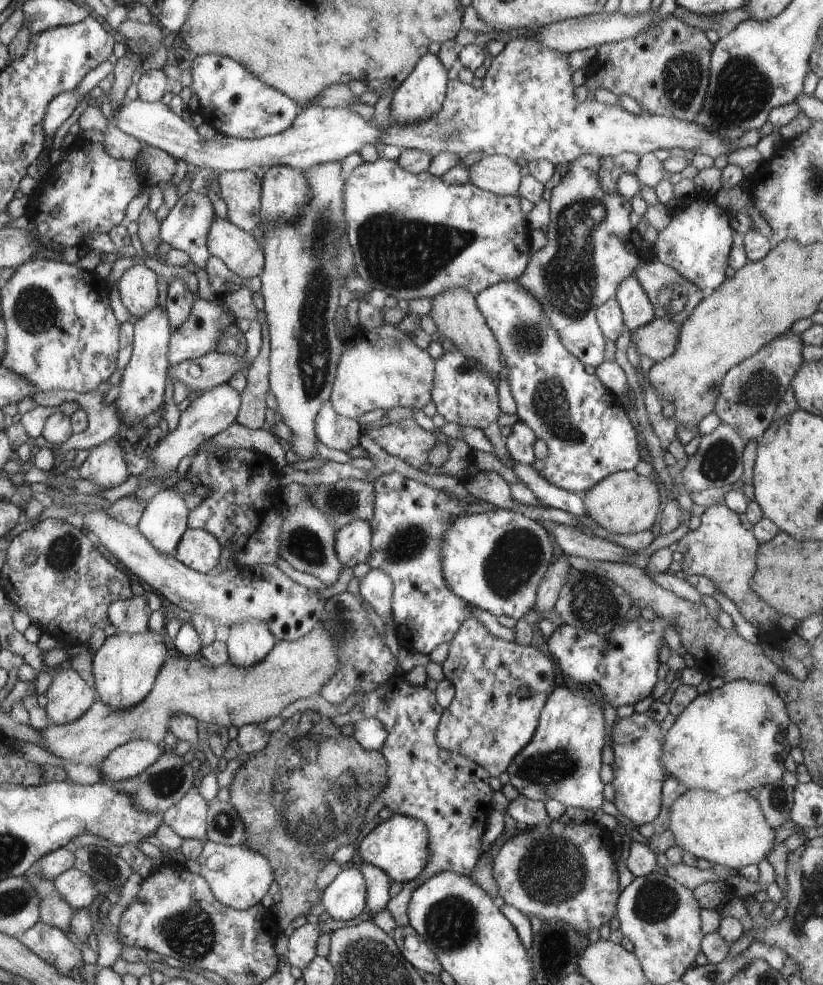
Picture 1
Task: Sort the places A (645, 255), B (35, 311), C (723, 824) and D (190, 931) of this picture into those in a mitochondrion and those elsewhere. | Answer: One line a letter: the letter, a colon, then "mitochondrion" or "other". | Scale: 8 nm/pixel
A: other
B: mitochondrion
C: other
D: mitochondrion

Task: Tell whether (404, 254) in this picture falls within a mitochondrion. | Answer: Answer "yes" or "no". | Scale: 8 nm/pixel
yes

